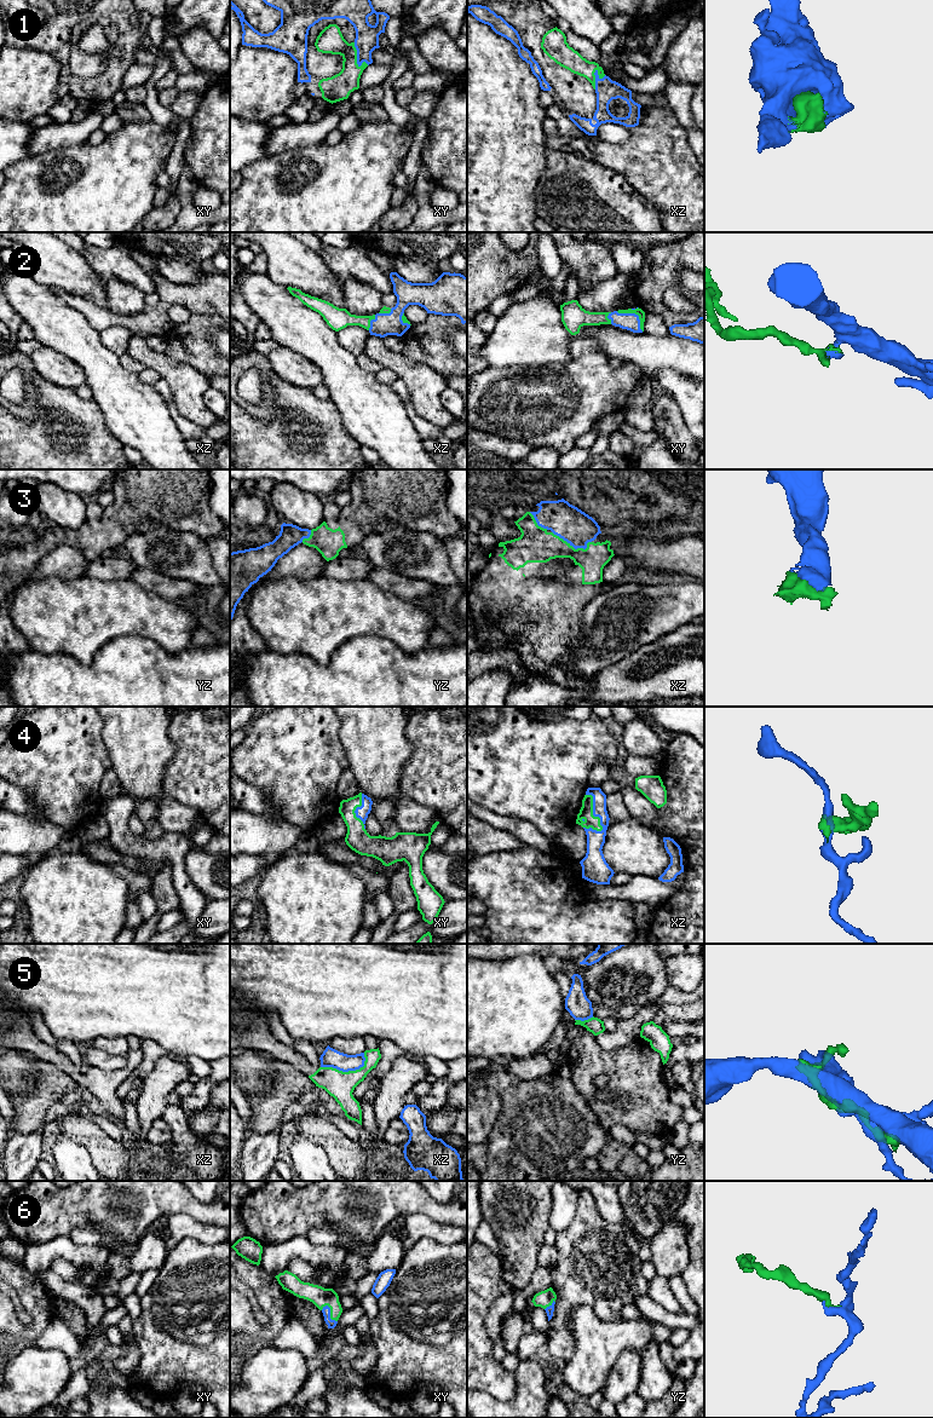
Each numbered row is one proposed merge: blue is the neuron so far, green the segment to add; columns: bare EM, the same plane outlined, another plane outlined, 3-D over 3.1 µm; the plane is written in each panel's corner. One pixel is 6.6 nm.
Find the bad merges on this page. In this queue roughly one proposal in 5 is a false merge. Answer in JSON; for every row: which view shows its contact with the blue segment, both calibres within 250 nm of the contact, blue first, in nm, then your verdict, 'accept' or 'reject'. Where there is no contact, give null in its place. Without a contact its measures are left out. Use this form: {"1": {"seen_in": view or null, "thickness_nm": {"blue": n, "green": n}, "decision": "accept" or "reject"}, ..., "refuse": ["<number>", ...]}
{"1": {"seen_in": "xy", "thickness_nm": {"blue": 160, "green": 170}, "decision": "accept"}, "2": {"seen_in": "xy", "thickness_nm": {"blue": 110, "green": 50}, "decision": "accept"}, "3": {"seen_in": "xz", "thickness_nm": {"blue": 220, "green": 240}, "decision": "accept"}, "4": {"seen_in": "xz", "thickness_nm": {"blue": 120, "green": 90}, "decision": "accept"}, "5": {"seen_in": "xz", "thickness_nm": {"blue": 130, "green": 180}, "decision": "reject"}, "6": {"seen_in": "xy", "thickness_nm": {"blue": 60, "green": 130}, "decision": "accept"}, "refuse": ["5"]}

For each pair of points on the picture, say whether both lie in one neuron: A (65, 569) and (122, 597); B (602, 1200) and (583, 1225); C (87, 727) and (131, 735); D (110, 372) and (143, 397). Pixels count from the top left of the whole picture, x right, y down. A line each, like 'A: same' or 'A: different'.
A: different
B: different
C: different
D: same

